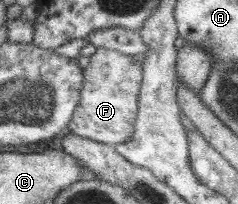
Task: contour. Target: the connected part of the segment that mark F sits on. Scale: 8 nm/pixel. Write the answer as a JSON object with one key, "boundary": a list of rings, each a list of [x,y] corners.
{"boundary":[[[98,47],[84,69],[84,88],[75,116],[68,130],[109,145],[128,142],[136,132],[139,117],[140,93],[143,85],[143,62],[134,60],[134,55],[118,50]]]}

